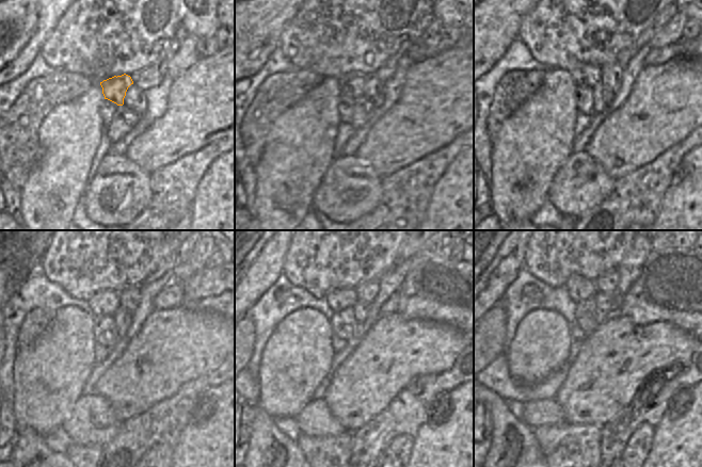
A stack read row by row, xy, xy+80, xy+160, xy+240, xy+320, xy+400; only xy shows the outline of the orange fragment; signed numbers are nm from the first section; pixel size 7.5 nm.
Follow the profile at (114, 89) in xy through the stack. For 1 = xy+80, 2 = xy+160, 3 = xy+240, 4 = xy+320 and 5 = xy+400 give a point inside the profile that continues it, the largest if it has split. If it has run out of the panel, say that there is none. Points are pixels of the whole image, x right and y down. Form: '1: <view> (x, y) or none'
1: xy+80 (351, 84)
2: xy+160 (586, 75)
3: xy+240 (107, 302)
4: xy+320 (338, 299)
5: xy+400 (578, 288)

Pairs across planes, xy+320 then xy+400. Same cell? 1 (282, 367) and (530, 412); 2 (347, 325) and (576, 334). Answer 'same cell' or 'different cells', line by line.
1: different cells
2: different cells

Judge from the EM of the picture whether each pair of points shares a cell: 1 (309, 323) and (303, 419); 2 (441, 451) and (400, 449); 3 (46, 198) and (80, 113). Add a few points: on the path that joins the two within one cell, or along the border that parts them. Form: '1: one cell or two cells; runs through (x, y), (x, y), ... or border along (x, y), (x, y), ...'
1: two cells; border along (313, 399), (293, 418)
2: two cells; border along (414, 438), (412, 451), (409, 455)
3: one cell; runs through (60, 177), (67, 157), (69, 134)

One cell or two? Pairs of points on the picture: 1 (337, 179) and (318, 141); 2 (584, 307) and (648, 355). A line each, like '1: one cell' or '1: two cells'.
1: two cells
2: two cells

